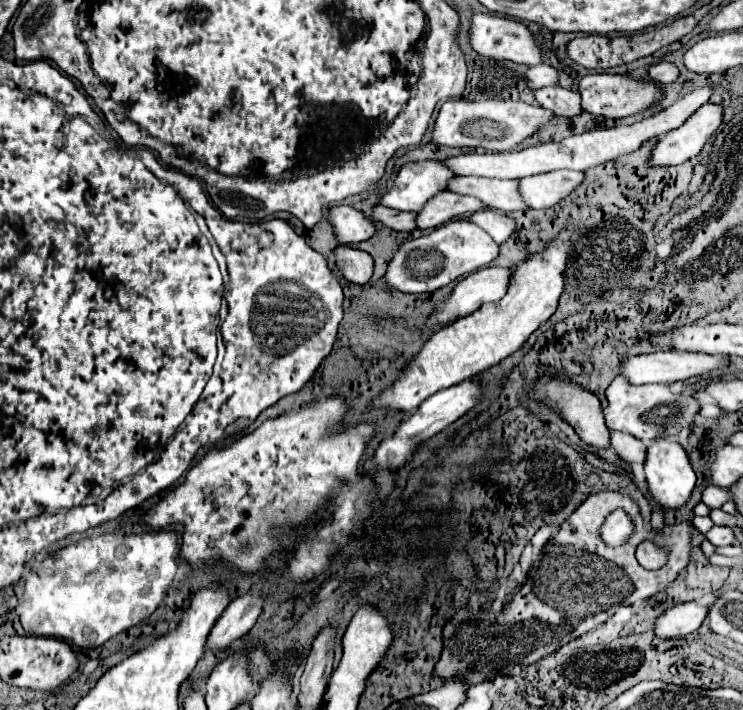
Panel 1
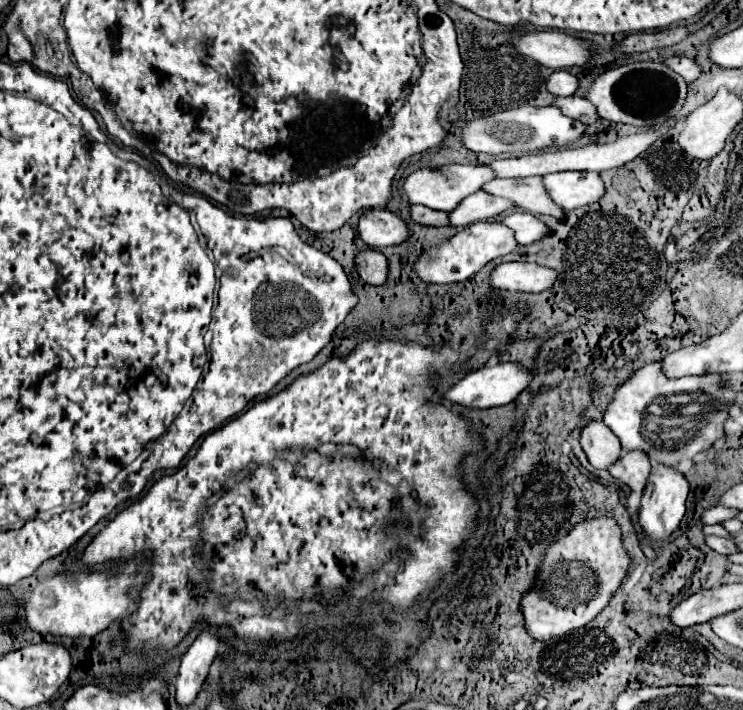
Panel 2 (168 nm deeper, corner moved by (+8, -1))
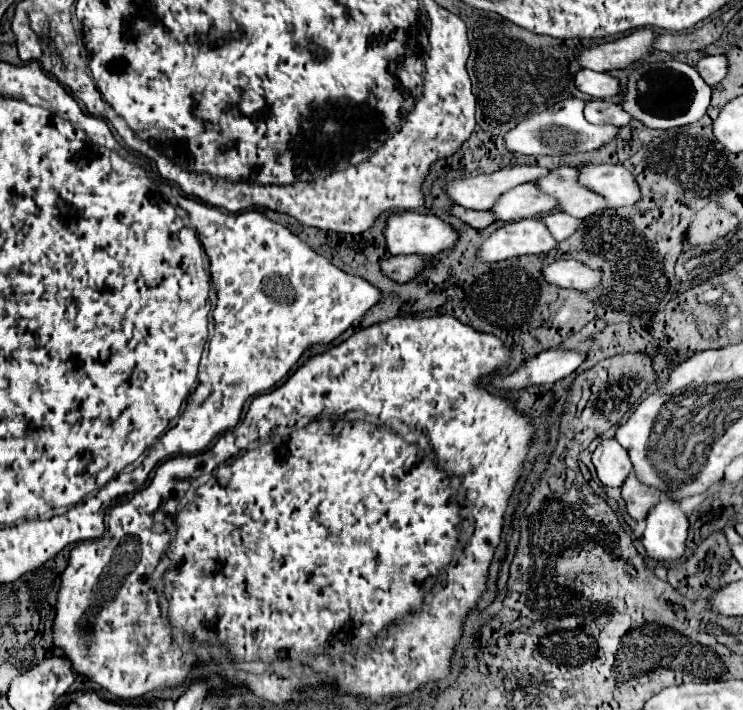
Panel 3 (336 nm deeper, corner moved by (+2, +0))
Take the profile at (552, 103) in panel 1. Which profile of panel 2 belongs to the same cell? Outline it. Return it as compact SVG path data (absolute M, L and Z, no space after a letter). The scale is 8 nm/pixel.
M572 95L572 97L558 97L556 107L562 109L562 113L570 119L578 119L586 125L592 125L596 121L600 121L600 115L596 113L596 107L584 99L584 97L578 97L578 95Z

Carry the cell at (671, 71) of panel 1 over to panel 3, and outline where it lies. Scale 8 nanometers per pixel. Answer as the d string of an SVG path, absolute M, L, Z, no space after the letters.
M702 56L696 62L696 72L702 76L702 80L710 86L718 84L726 76L726 56Z

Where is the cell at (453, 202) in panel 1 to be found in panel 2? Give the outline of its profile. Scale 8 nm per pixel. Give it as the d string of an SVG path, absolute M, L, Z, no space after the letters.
M478 191L470 197L466 197L452 213L450 213L450 225L466 227L476 221L492 221L500 217L506 211L516 209L512 201L504 201L502 197Z

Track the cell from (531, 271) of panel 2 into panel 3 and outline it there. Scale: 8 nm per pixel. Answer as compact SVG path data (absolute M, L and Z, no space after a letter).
M556 260L542 268L542 276L548 284L558 288L574 288L574 290L590 290L598 284L598 272L584 268L576 260Z

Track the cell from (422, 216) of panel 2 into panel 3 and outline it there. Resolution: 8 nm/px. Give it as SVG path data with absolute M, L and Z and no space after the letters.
M452 206L450 214L460 218L462 222L470 224L472 228L486 228L488 224L494 222L494 216L490 216L488 212L474 212L474 210L466 210L462 206Z

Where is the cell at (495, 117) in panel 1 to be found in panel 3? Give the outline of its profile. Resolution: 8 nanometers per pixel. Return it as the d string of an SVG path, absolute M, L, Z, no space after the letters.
M566 98L554 104L554 108L536 112L520 120L512 130L504 134L504 146L510 152L518 154L552 154L552 156L562 156L562 154L576 154L576 152L590 152L598 150L602 144L610 142L618 128L610 124L600 124L594 126L584 120L582 116L584 102L578 98Z

